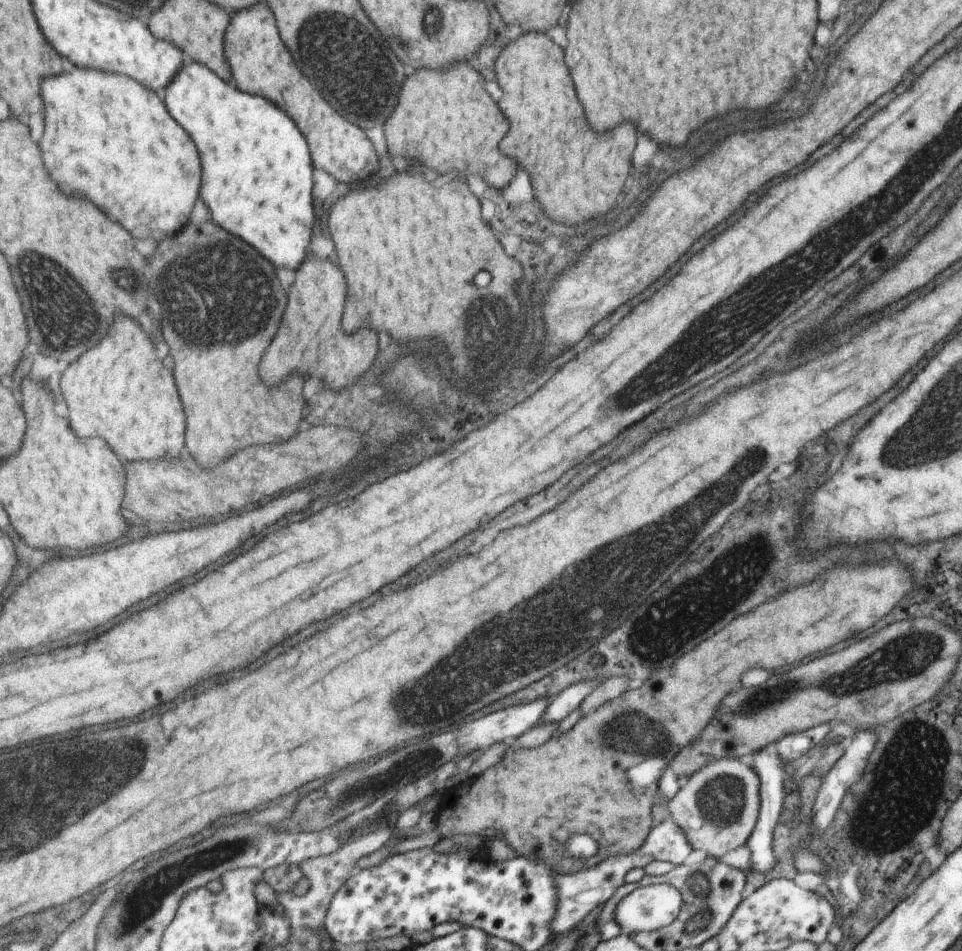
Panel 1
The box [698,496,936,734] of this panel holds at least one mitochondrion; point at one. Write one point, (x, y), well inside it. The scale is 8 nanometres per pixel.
(763, 539)

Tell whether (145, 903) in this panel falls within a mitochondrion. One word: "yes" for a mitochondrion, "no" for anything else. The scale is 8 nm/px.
yes

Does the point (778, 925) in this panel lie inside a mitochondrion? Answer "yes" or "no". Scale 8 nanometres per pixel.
no

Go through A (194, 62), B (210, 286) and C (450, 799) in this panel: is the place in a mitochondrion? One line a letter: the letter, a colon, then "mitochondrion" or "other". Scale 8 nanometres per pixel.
A: other
B: mitochondrion
C: other

